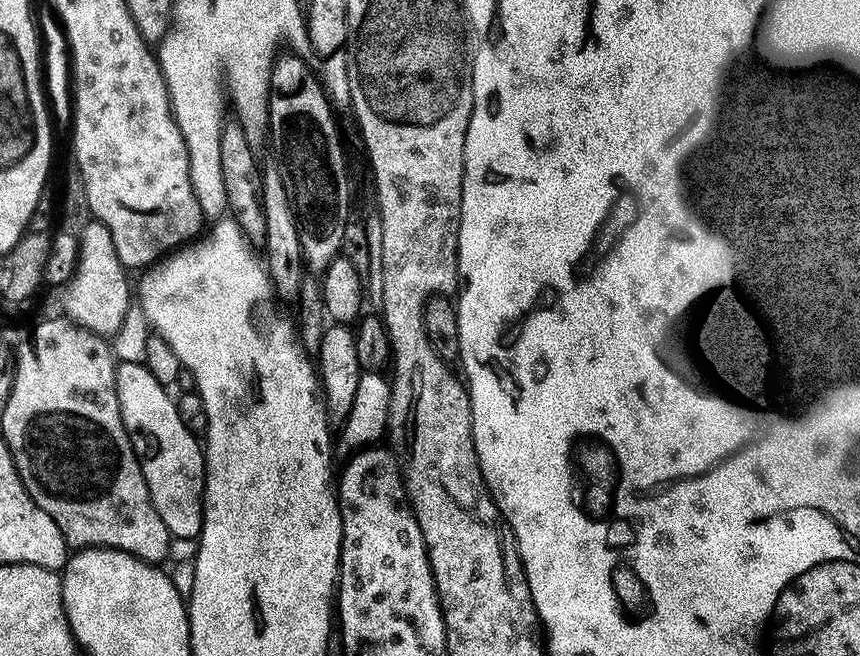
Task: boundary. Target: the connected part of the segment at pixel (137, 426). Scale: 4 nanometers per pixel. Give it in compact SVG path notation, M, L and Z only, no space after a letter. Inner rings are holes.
M125 360L117 363L116 393L122 422L144 465L146 486L158 518L166 522L169 537L195 541L204 528L206 452L201 441L199 444L186 422L182 422L172 392L154 378L145 363Z

